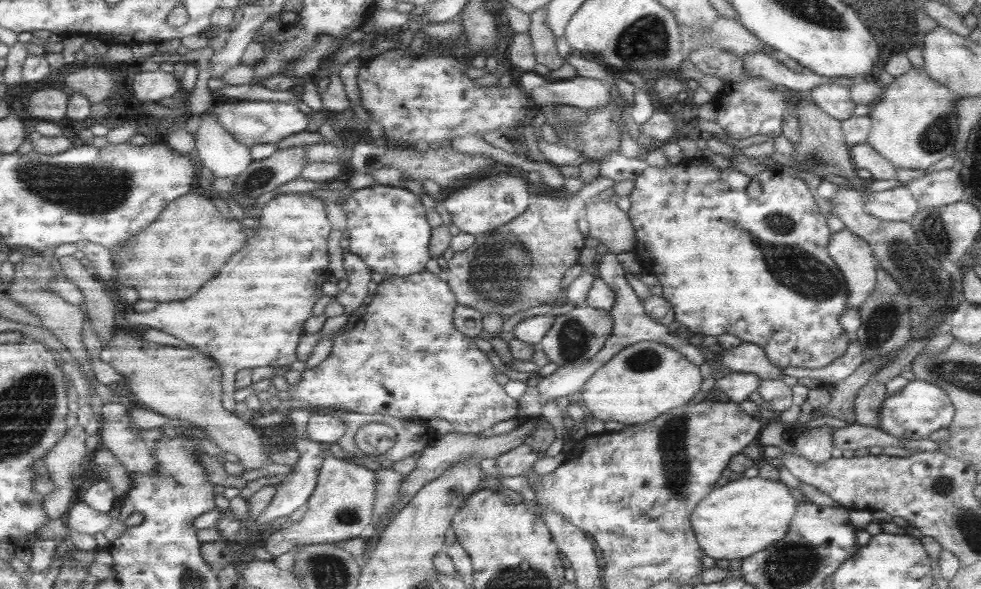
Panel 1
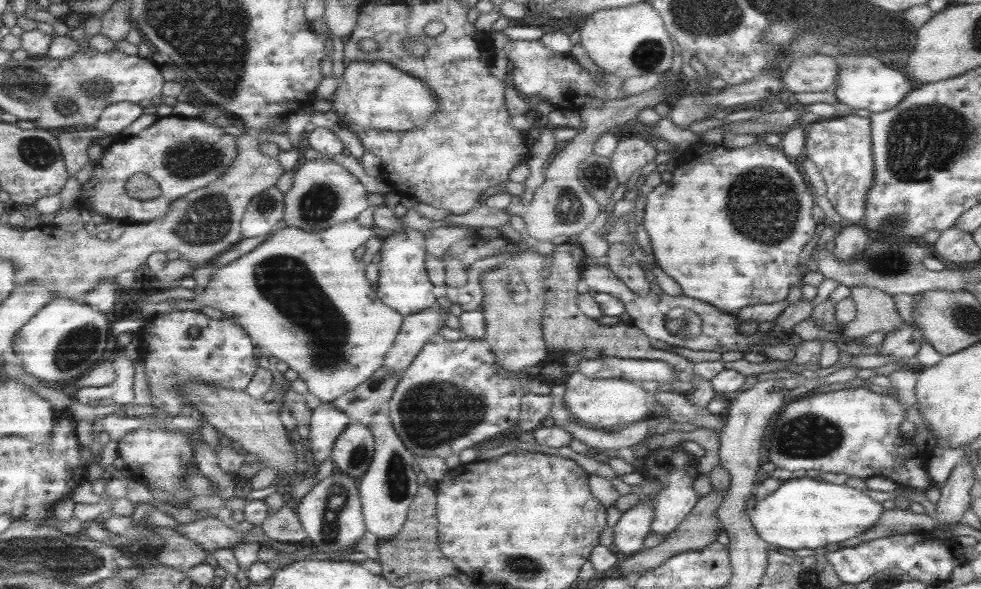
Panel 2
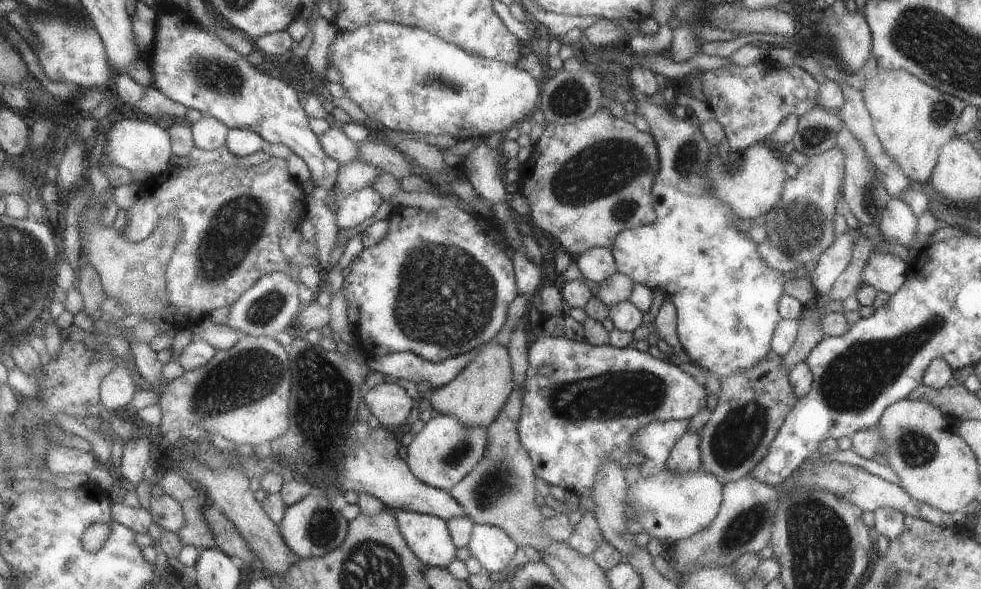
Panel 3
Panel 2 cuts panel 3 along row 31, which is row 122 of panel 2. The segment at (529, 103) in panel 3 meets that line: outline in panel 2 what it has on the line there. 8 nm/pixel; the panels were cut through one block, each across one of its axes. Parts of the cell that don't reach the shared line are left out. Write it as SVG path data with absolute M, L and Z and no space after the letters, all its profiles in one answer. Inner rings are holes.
M380 61L351 62L349 67L345 67L341 78L341 85L328 101L332 103L332 109L339 114L345 127L361 126L363 129L381 129L395 133L411 132L411 129L433 121L438 113L437 100L429 92L426 83L423 83L422 80L417 80L413 75L393 68L390 63Z

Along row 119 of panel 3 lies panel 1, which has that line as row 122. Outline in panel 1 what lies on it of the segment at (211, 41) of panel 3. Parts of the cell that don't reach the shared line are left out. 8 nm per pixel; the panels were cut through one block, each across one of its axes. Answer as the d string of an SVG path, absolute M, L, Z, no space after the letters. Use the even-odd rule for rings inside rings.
M239 100L236 104L214 106L211 112L223 129L229 130L239 142L249 148L258 144L279 144L281 140L285 140L293 134L299 134L299 132L307 130L307 126L309 126L307 114L303 114L297 104L289 102L241 102Z

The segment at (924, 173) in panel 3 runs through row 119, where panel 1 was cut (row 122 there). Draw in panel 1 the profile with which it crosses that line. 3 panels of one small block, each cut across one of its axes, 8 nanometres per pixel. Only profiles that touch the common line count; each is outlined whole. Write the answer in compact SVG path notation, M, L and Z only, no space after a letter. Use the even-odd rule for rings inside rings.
M913 67L905 74L895 77L890 84L882 86L882 91L879 100L870 105L867 114L870 119L870 129L865 142L876 153L895 167L925 170L931 163L937 162L953 152L957 127L954 107L960 100L960 98L955 98L955 93L951 93L945 85L930 80L924 70Z

